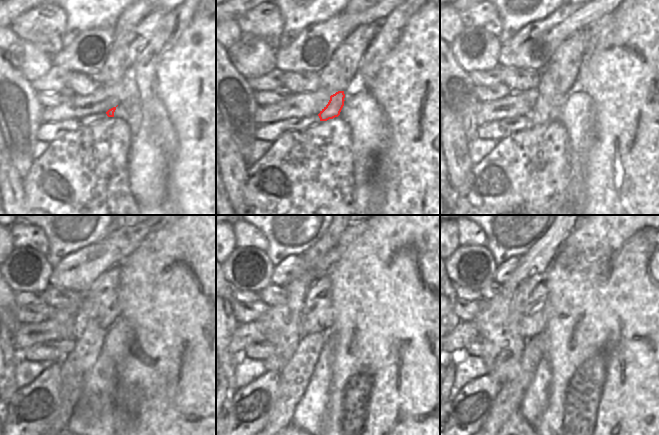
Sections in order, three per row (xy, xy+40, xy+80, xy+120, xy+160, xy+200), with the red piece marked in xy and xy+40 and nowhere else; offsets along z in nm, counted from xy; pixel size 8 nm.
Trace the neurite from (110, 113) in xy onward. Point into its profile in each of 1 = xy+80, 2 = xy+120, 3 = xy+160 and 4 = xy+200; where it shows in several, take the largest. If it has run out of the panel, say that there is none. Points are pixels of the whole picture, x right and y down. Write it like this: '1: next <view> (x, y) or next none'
1: next xy+80 (547, 109)
2: next xy+120 (76, 368)
3: next xy+160 (294, 378)
4: next xy+200 (512, 389)

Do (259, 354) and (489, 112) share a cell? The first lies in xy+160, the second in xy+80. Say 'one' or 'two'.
two

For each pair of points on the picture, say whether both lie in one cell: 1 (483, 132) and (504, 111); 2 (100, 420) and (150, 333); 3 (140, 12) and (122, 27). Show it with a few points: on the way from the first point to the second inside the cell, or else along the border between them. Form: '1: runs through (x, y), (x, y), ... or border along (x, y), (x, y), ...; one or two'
1: border along (518, 116), (509, 116), (485, 122), (478, 127); two
2: border along (115, 368), (115, 388), (112, 391); two
3: runs through (136, 13), (126, 23); one

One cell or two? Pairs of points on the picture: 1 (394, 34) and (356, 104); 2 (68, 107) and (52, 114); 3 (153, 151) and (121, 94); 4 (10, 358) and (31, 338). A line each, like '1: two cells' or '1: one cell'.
1: one cell
2: one cell
3: two cells
4: two cells

